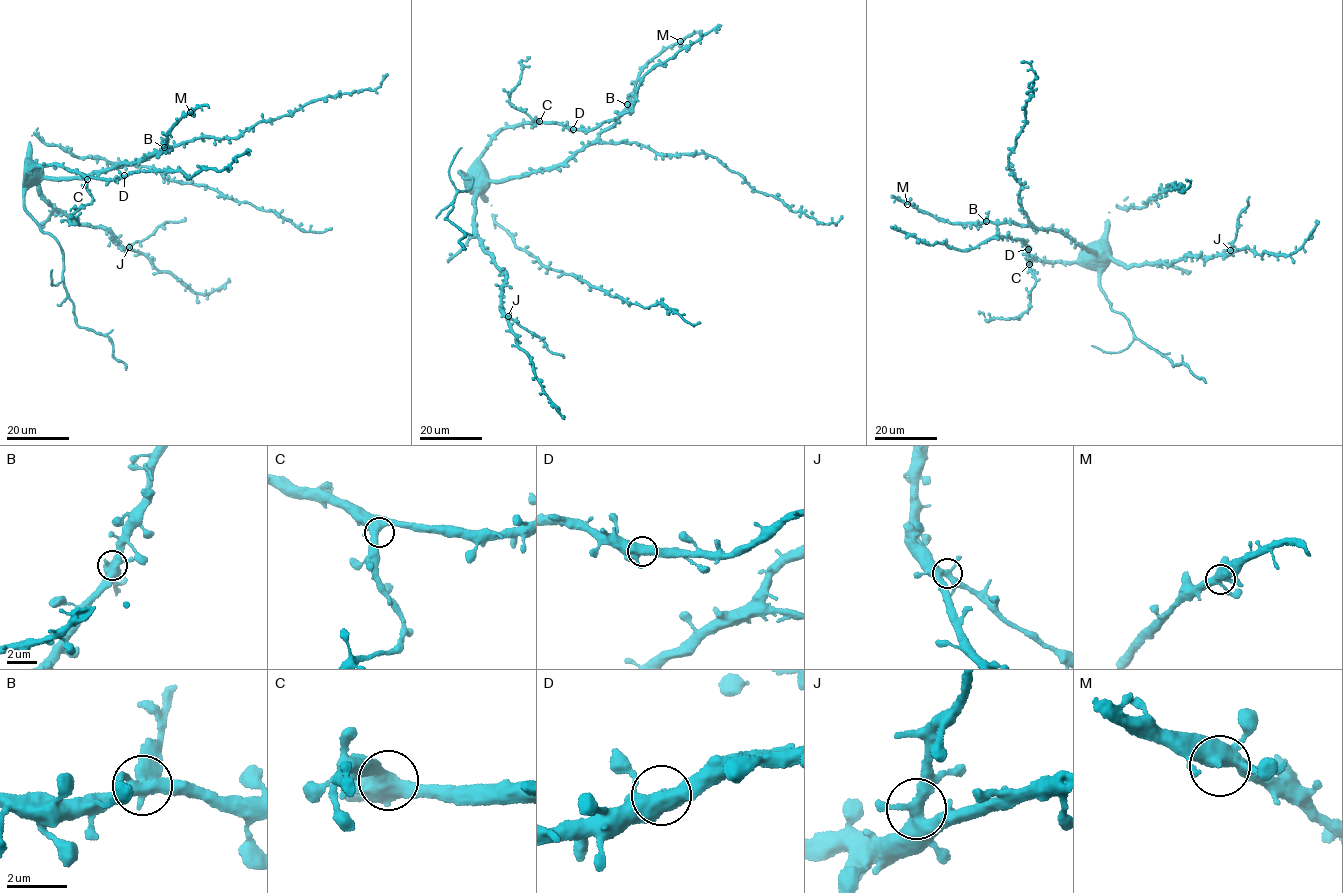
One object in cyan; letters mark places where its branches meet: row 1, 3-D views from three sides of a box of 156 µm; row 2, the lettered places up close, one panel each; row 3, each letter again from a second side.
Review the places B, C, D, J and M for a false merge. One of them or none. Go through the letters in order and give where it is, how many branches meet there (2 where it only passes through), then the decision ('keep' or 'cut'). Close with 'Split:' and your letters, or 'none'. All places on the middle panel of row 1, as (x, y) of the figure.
B: (627, 104) | 4 | cut
C: (539, 121) | 4 | keep
D: (573, 129) | 4 | keep
J: (508, 316) | 4 | keep
M: (680, 41) | 4 | keep
Split: B

